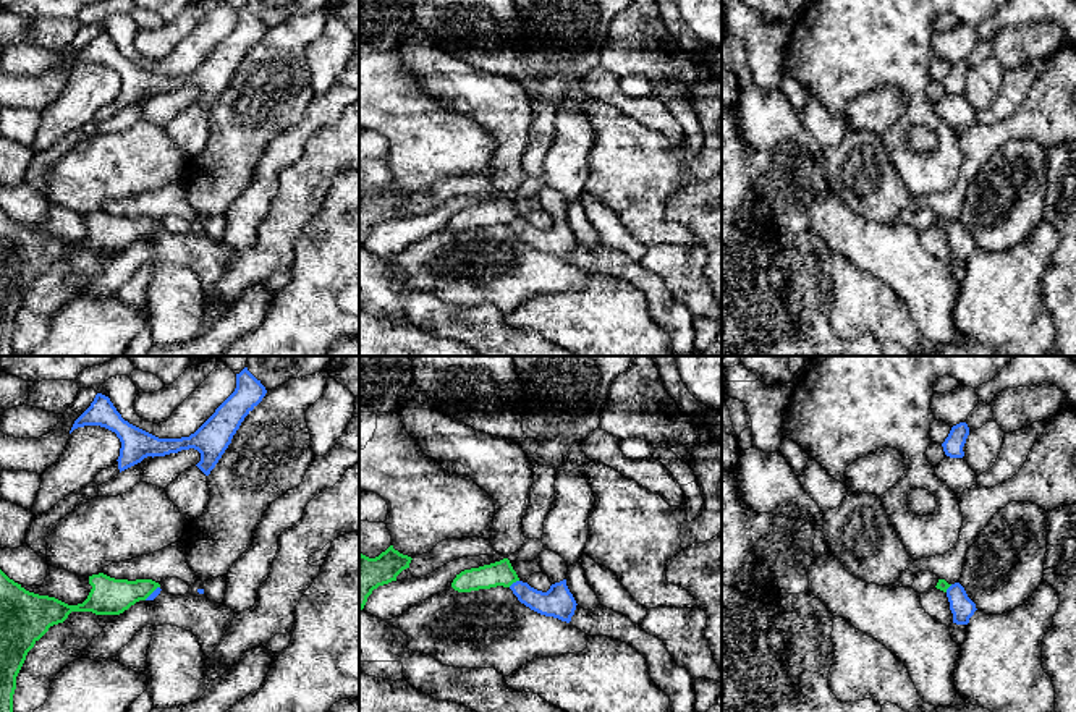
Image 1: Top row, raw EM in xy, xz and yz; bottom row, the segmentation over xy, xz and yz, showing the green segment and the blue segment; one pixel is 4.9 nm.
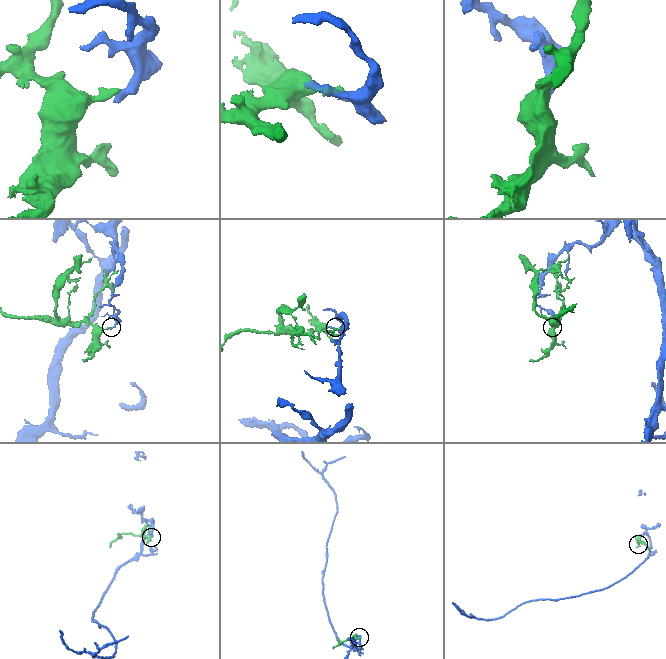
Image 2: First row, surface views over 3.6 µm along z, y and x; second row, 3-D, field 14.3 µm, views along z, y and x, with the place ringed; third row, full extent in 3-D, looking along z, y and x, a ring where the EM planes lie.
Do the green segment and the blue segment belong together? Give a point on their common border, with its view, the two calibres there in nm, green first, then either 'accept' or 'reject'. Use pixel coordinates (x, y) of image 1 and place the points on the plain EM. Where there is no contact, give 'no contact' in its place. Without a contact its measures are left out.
contact xz (513, 219); calibres 130 and 160 nm; reject

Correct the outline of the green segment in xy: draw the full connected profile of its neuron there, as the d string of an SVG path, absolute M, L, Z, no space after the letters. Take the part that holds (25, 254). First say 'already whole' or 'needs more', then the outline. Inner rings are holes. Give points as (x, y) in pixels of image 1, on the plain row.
already whole; M0 207L0 356L15 356L16 314L28 290L50 264L63 261L71 249L120 252L160 225L152 217L115 217L104 210L89 214L89 222L92 227L87 236L68 243L26 228Z

